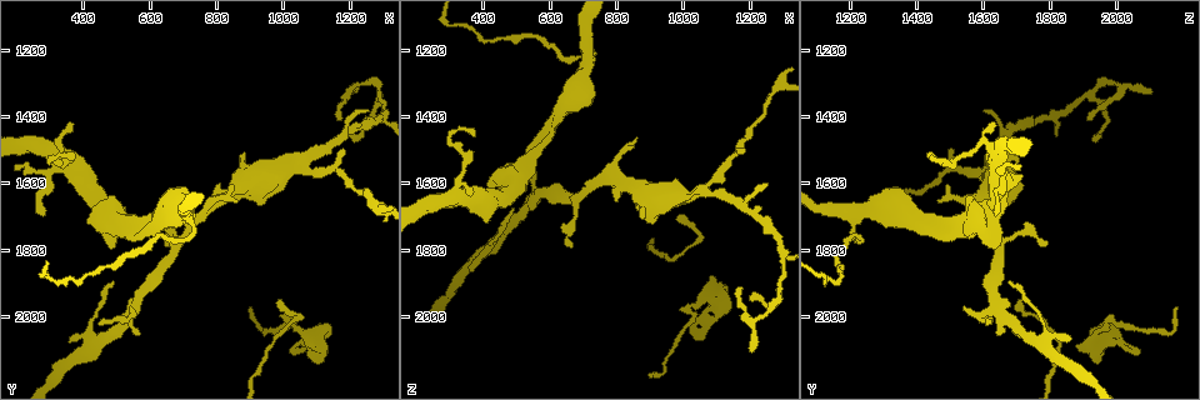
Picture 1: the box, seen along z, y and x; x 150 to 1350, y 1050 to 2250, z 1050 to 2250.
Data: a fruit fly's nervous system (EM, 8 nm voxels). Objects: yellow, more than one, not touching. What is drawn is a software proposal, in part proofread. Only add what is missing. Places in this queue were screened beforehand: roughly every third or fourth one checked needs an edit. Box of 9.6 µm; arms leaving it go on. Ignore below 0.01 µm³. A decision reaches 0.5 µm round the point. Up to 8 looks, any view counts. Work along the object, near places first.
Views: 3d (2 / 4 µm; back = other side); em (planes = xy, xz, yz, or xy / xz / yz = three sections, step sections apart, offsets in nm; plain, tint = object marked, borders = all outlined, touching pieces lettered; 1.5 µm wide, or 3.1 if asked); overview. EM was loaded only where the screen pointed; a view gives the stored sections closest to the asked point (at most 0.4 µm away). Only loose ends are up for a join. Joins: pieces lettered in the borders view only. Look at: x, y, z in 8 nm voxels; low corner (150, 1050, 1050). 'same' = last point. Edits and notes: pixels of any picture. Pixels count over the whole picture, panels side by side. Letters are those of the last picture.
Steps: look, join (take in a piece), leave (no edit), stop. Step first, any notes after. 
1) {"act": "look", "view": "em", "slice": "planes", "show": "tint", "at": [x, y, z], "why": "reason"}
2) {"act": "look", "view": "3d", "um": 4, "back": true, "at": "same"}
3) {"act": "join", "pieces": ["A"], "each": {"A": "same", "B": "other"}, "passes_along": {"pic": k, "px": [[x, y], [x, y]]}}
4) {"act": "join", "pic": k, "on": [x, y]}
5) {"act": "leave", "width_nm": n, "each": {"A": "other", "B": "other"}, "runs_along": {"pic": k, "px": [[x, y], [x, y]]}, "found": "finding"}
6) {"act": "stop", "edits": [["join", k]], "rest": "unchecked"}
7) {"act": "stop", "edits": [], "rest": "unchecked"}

{"act": "look", "view": "em", "slice": "xz", "step": 4, "show": "tint", "at": [900, 1960, 2180], "why": "an open end"}

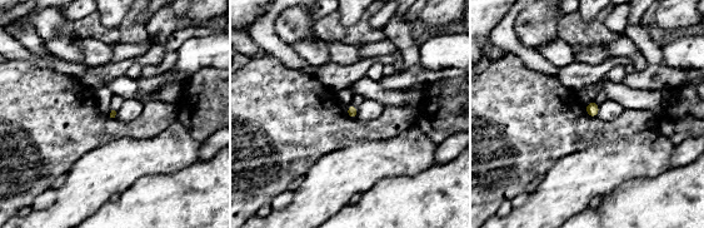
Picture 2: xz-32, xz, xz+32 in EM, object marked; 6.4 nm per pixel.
{"act": "look", "view": "em", "slice": "planes", "show": "borders", "at": "same"}

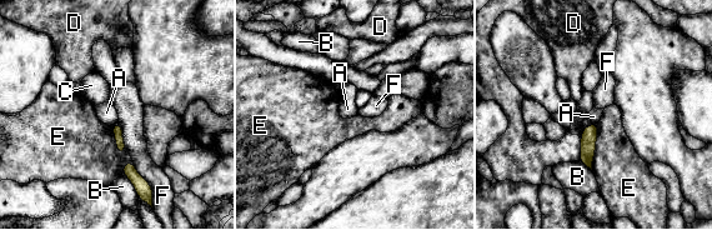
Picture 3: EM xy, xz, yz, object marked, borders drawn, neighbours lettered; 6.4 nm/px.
{"act": "leave", "each": {"A": "other", "B": "other", "C": "other", "D": "other", "E": "other", "F": "other"}, "border": {"pic": 3, "px": [[597, 123], [588, 125]]}, "found": "no lettered piece goes on from it"}

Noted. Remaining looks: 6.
{"act": "look", "view": "3d", "um": 4, "at": [1090, 2080, 1880], "why": "free end"}

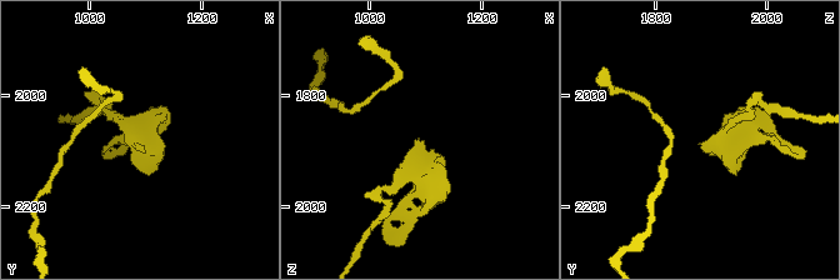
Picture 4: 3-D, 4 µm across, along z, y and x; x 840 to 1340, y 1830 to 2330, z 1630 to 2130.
{"act": "look", "view": "em", "slice": "yz", "step": 4, "show": "borders", "at": [1085, 2090, 1880]}

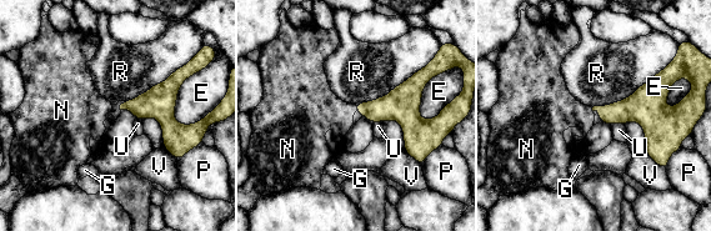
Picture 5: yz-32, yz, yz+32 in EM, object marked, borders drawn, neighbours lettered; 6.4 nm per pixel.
{"act": "join", "pieces": ["N"], "width_nm": 120, "each": {"E": "other", "G": "other", "N": "same", "P": "other", "R": "other", "U": "other", "V": "other"}, "found": "the cell continues"}

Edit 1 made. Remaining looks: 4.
{"act": "look", "view": "overview"}

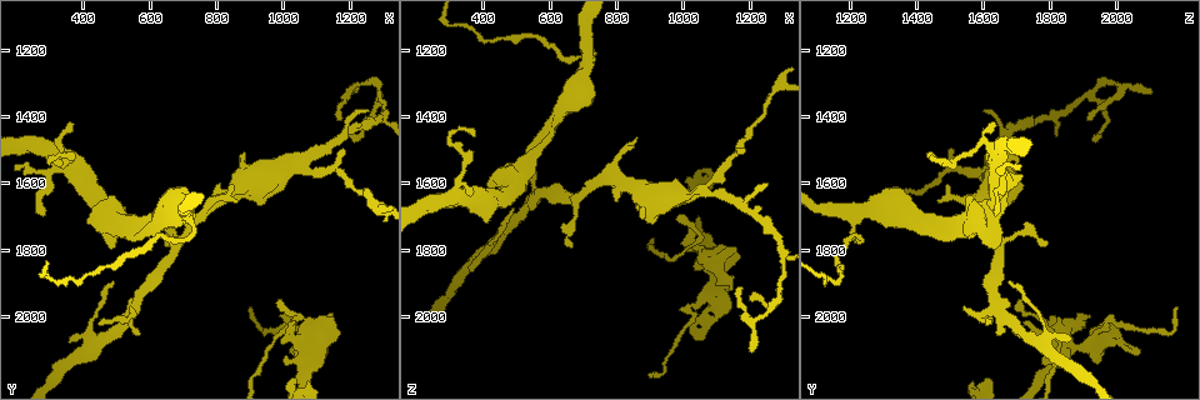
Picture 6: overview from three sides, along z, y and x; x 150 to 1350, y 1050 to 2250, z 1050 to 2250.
{"act": "look", "view": "3d", "um": 4, "at": [450, 2030, 1610], "why": "an open end"}

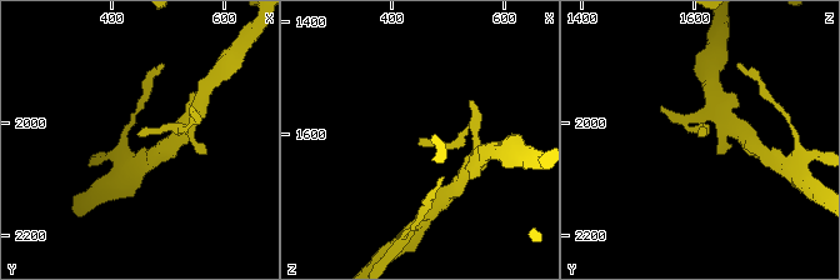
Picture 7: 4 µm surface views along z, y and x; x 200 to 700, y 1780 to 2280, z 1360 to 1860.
{"act": "look", "view": "em", "slice": "planes", "show": "borders", "at": [445, 2025, 1610]}

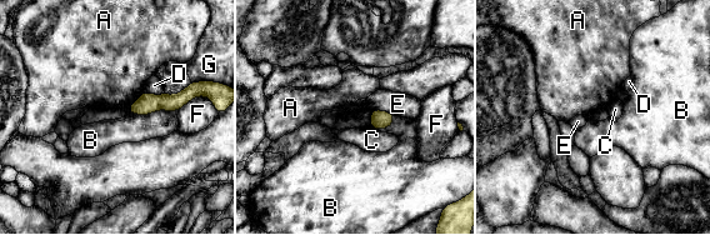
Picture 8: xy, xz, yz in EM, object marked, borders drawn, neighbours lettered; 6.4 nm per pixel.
{"act": "leave", "each": {"A": "other", "B": "other", "C": "other", "D": "other", "E": "other", "F": "other", "G": "other"}, "found": "no lettered piece goes on from it"}

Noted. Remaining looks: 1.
{"act": "stop", "edits": [["join", 5]], "rest": "unchecked"}

